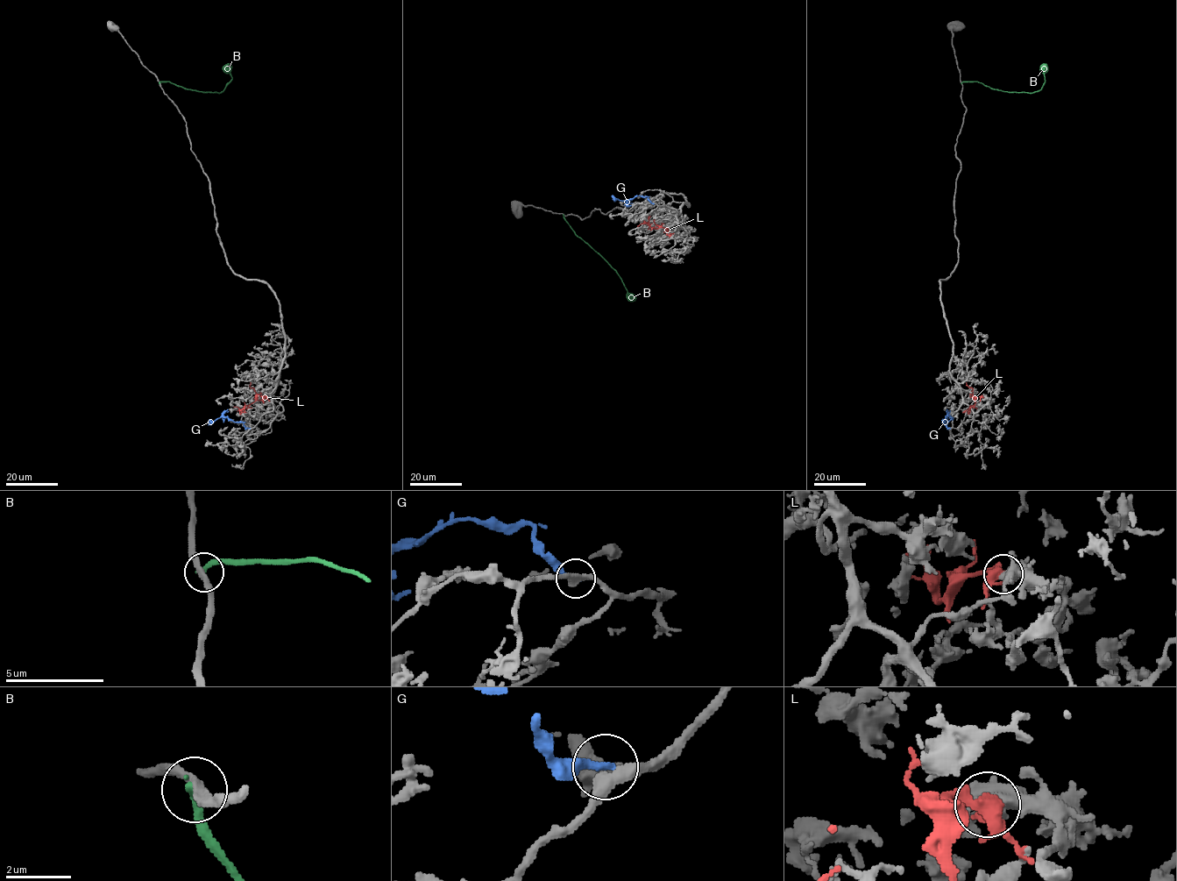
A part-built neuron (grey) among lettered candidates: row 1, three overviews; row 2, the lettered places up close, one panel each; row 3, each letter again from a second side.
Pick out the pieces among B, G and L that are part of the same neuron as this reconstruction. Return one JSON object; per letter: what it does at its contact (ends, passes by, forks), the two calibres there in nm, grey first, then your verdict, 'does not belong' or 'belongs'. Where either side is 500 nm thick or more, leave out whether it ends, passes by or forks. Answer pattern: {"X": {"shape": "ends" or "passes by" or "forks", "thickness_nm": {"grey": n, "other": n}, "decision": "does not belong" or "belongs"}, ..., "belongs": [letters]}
{"B": {"shape": "ends", "thickness_nm": {"grey": 300, "other": 300}, "decision": "does not belong"}, "G": {"shape": "ends", "thickness_nm": {"grey": 360, "other": 280}, "decision": "belongs"}, "L": {"shape": "passes by", "thickness_nm": {"grey": 480, "other": 420}, "decision": "does not belong"}, "belongs": ["G"]}

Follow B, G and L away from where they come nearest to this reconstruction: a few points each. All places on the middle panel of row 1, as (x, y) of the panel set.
B: (563, 215), (573, 232), (615, 271), (627, 292), (634, 298), (629, 298)
G: (653, 203), (647, 196), (619, 201), (612, 195)
L: (670, 236), (664, 228), (652, 228), (646, 223), (637, 226)

